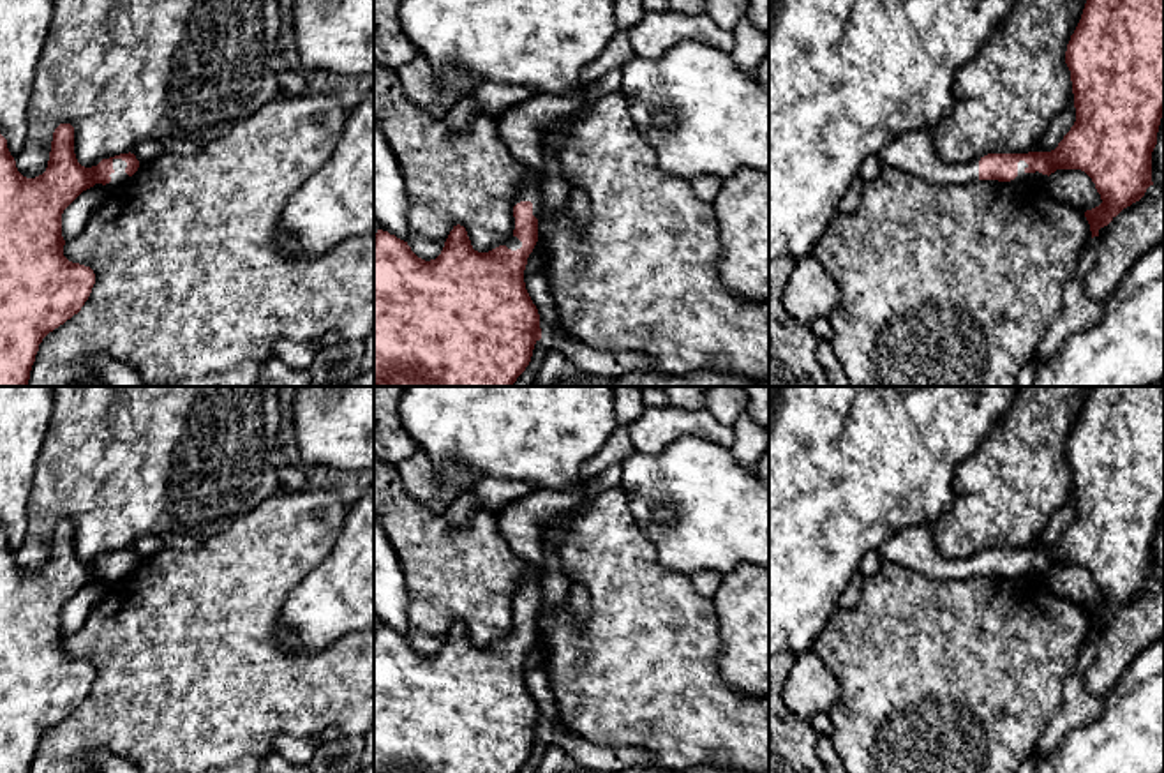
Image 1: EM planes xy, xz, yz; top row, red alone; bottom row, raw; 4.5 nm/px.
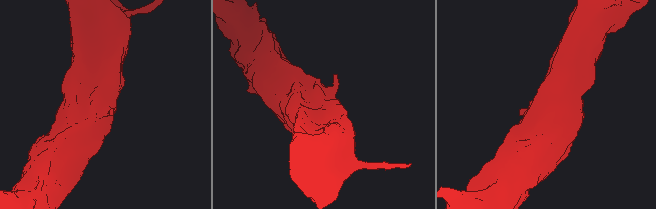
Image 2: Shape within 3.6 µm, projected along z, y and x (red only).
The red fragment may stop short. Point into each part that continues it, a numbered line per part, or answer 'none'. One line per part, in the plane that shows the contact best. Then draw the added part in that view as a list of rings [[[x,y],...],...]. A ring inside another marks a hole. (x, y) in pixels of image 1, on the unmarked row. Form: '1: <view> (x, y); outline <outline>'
1: yz (1022, 572); outline [[[1025,556],[1018,558],[1018,572],[1014,575],[1011,575],[1011,579],[1019,579],[1019,577],[1042,577],[1048,574],[1048,570],[1042,570],[1039,567],[1035,568],[1026,568],[1025,565],[1028,563],[1028,559]]]

